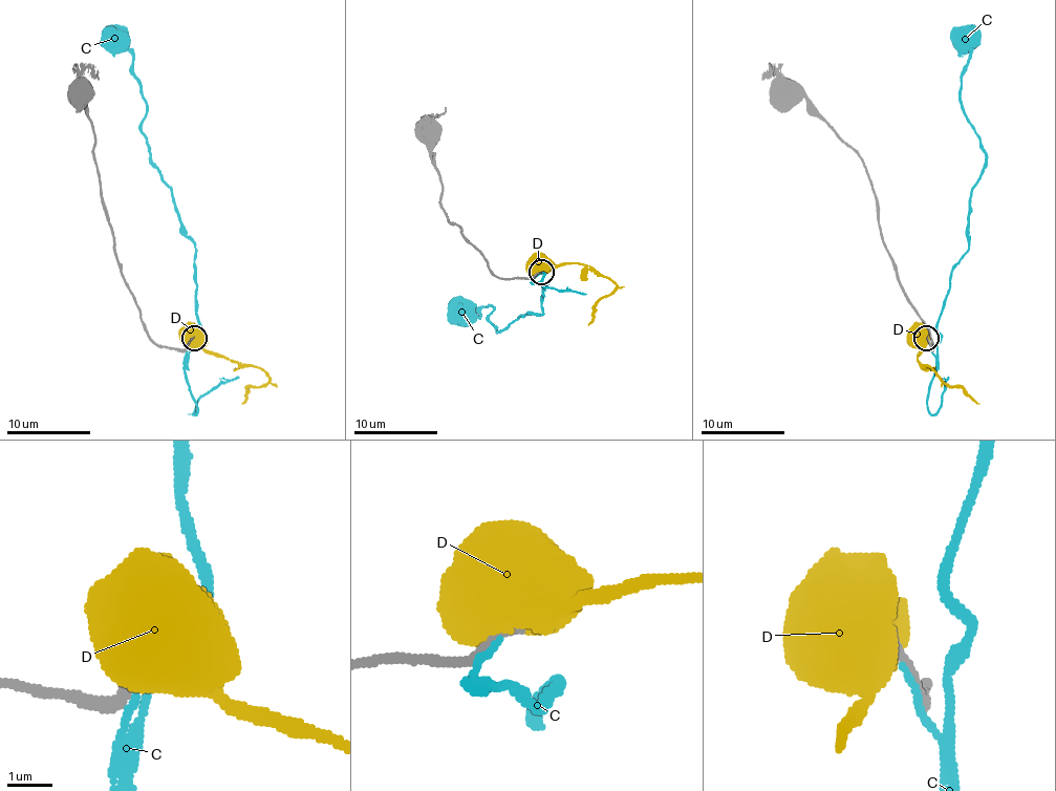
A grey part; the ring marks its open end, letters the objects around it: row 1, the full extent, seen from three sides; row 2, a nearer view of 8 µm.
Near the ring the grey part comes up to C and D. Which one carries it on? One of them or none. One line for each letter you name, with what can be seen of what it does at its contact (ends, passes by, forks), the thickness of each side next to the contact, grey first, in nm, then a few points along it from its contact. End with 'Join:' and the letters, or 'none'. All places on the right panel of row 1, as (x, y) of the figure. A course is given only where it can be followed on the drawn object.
Join: none

